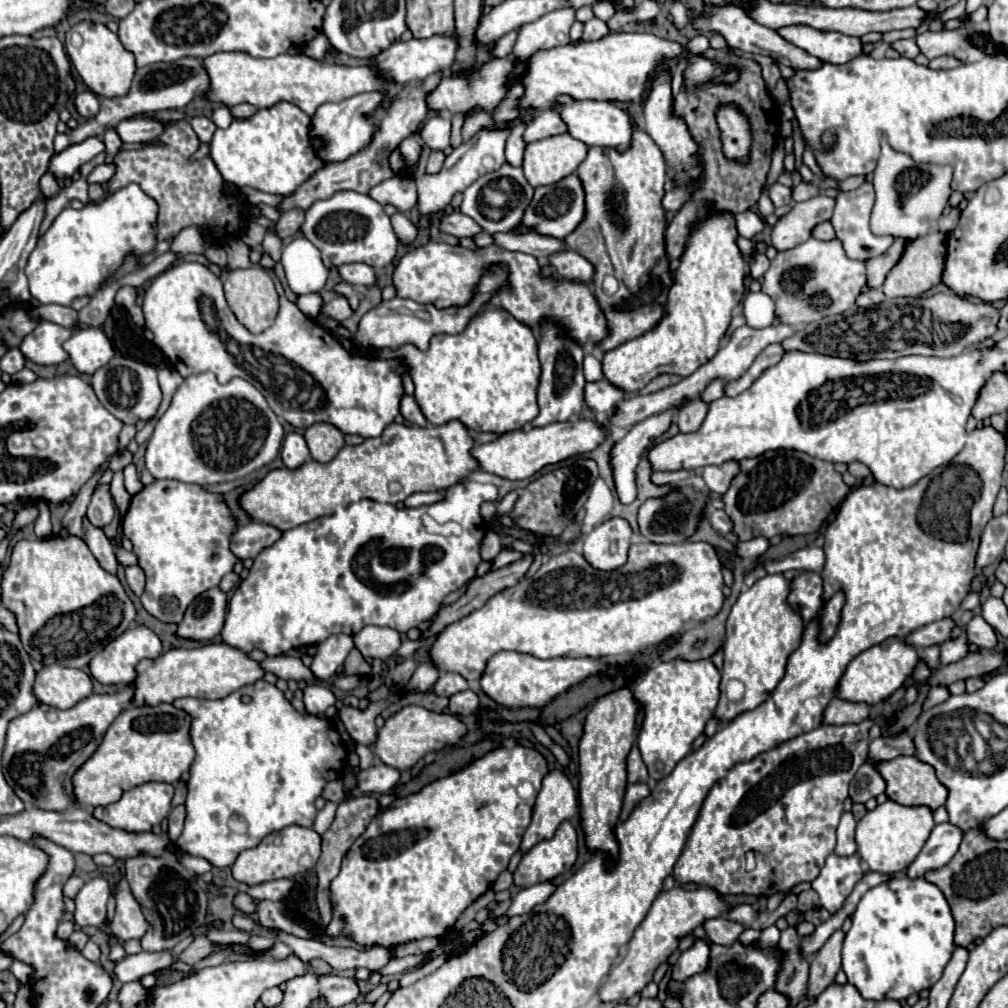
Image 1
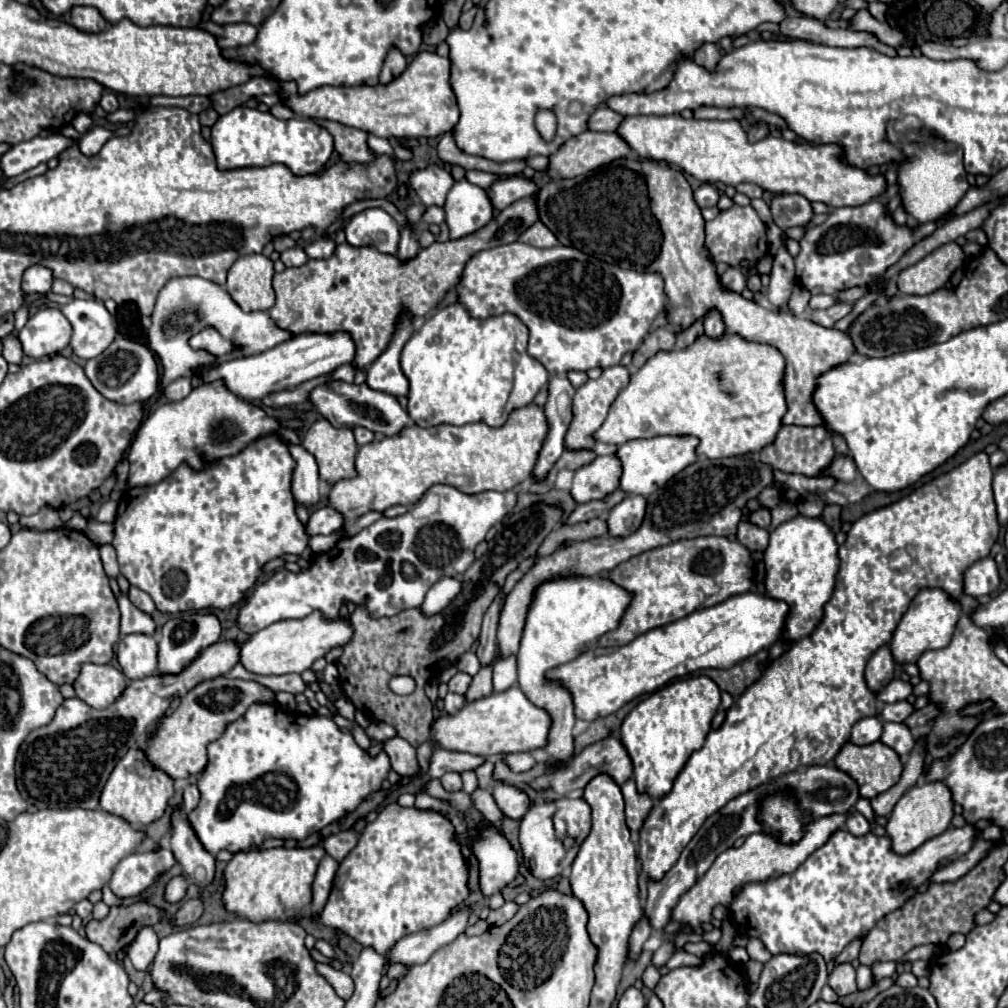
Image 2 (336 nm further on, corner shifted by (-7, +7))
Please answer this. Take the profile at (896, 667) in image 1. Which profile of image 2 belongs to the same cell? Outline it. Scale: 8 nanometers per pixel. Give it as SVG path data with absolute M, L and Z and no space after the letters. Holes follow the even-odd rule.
M921 589L911 601L907 613L901 617L893 639L889 641L891 653L897 663L915 663L921 653L931 649L943 649L949 645L955 625L961 615L961 605L943 589Z

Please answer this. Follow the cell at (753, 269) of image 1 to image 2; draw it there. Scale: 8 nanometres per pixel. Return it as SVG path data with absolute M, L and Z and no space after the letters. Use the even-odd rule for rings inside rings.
M729 267L729 269L719 277L719 281L723 283L725 289L729 289L729 291L733 291L733 293L741 293L741 291L745 289L745 281L747 281L747 277L745 277L739 269Z

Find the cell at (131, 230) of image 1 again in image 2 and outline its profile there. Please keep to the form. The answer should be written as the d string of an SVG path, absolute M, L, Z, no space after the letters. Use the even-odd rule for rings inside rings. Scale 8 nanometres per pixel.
M35 265L35 267L29 267L29 269L23 273L21 289L23 289L23 295L47 293L47 291L51 289L51 283L53 283L51 271L45 269L45 267L41 267L41 265Z

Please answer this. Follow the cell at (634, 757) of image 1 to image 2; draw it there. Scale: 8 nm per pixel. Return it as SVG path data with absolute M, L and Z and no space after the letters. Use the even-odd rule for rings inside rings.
M609 737L609 739L603 739L603 741L597 741L589 747L585 747L579 755L575 755L571 759L571 763L567 763L563 769L557 769L555 773L549 773L549 775L541 775L537 779L533 779L529 785L535 789L535 791L547 791L549 795L553 797L565 797L567 793L571 791L583 791L585 785L595 777L595 775L609 775L617 785L623 785L627 779L633 777L633 765L631 765L631 759L623 747L623 743L617 739L617 737Z

